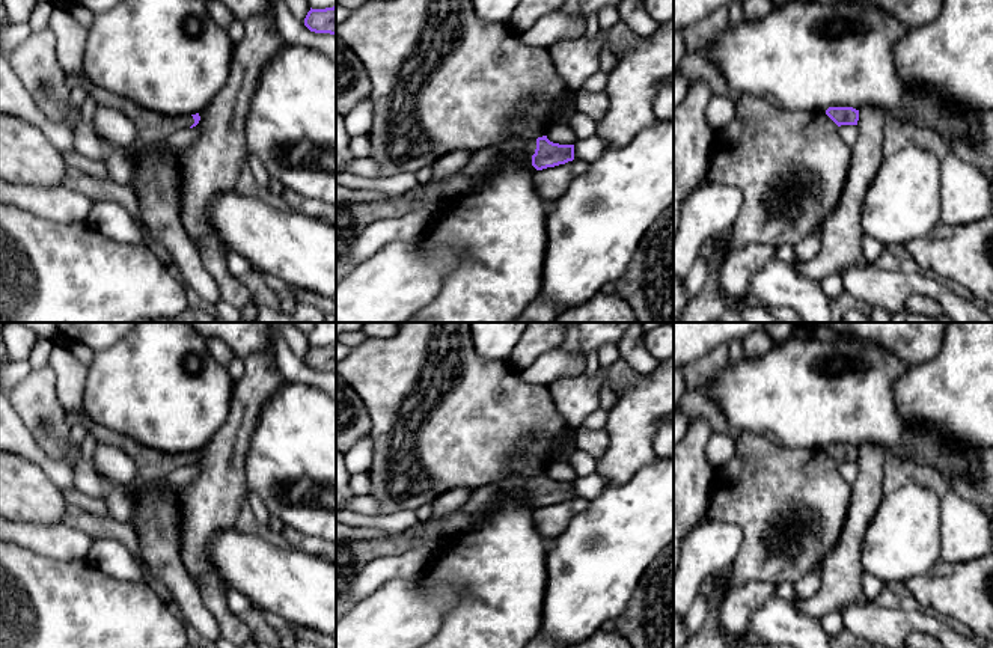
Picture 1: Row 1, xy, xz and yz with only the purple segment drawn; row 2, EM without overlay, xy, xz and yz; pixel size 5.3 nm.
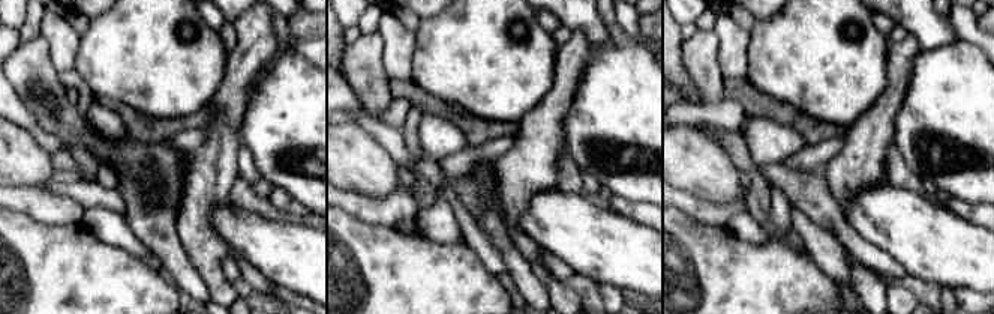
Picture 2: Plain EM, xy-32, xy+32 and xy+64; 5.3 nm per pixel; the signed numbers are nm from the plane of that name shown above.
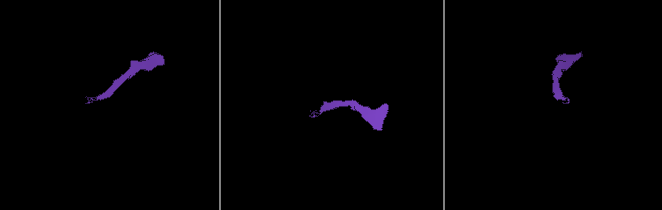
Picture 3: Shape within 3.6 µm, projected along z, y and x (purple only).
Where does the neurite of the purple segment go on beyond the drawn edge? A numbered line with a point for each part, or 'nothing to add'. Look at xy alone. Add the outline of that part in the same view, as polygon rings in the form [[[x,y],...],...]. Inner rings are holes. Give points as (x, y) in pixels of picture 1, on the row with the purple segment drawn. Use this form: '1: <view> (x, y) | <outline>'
1: xy (151, 127) | [[[69,75],[69,89],[72,90],[75,87],[81,87],[98,105],[107,105],[124,112],[133,121],[139,142],[161,143],[175,131],[190,128],[194,124],[191,115],[176,118],[160,115],[128,98],[116,96],[105,89],[93,86],[80,77]]]

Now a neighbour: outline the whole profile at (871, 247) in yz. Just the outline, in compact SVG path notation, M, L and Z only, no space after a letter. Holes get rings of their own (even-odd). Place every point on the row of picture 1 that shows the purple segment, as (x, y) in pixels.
M863 237L863 243L862 243L862 253L866 259L866 262L869 264L877 264L878 258L881 256L881 253L885 252L885 246L872 238L872 237Z

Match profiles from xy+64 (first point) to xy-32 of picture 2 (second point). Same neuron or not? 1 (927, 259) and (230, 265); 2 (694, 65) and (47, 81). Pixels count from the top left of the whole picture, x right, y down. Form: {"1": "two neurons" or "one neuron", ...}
{"1": "two neurons", "2": "one neuron"}

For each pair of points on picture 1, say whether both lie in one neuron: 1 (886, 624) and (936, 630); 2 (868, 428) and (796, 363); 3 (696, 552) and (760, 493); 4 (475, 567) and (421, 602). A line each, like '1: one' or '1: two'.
1: one
2: one
3: two
4: two

